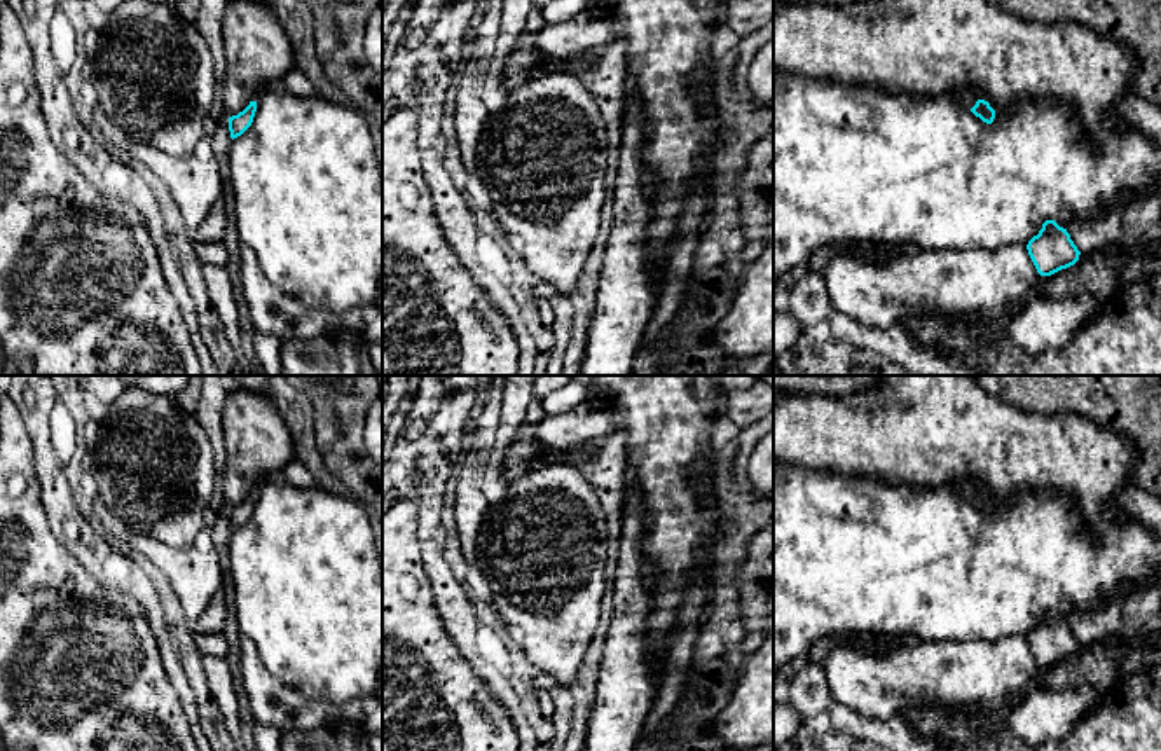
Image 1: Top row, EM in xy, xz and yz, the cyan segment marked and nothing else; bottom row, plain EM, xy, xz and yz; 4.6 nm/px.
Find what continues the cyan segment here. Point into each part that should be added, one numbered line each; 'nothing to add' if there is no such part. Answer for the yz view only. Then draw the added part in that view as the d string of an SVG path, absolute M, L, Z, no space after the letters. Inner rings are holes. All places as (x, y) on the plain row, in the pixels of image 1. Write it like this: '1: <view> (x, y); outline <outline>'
1: yz (968, 488); outline M964 480L958 484L958 491L962 493L964 498L972 500L978 493L978 487L972 480Z

